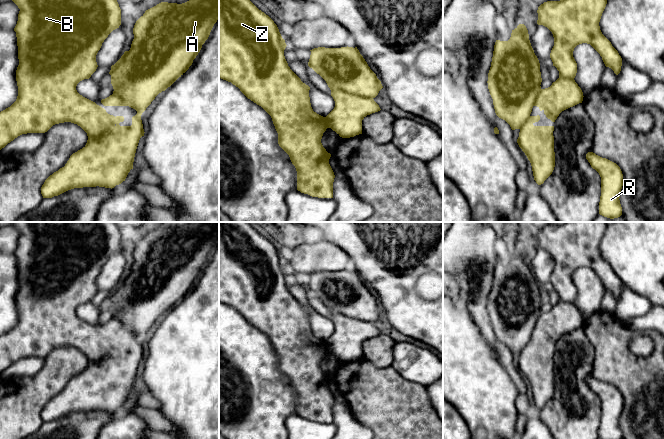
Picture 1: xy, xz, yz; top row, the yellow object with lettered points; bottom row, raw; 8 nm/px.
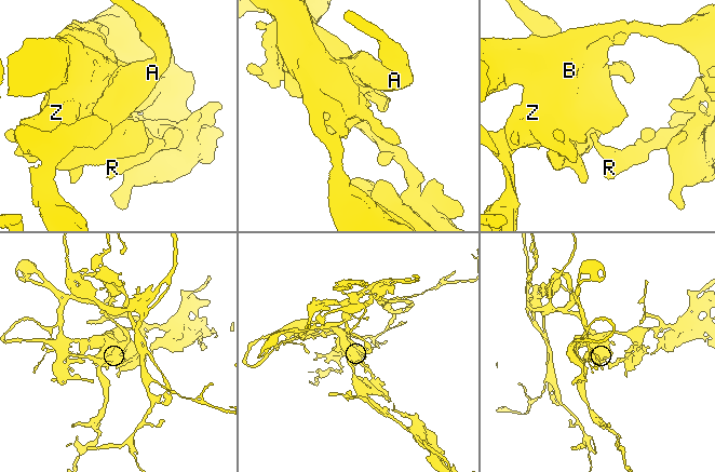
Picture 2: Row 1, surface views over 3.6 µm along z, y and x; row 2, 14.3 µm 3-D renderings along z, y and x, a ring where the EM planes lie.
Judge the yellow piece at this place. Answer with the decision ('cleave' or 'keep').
keep

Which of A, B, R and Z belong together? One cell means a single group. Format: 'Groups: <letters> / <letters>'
Groups: A B R Z

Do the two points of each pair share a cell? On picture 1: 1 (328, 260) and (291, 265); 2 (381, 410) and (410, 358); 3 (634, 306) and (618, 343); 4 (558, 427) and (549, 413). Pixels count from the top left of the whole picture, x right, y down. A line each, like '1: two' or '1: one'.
1: one
2: two
3: two
4: one

